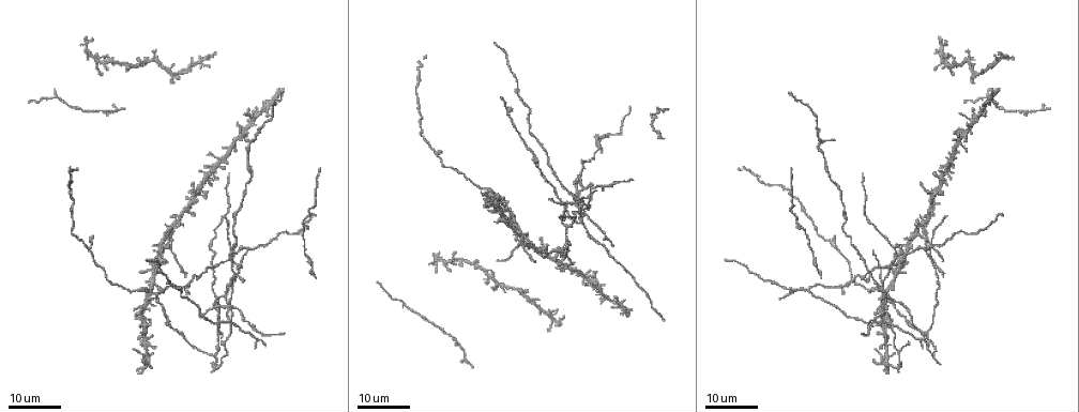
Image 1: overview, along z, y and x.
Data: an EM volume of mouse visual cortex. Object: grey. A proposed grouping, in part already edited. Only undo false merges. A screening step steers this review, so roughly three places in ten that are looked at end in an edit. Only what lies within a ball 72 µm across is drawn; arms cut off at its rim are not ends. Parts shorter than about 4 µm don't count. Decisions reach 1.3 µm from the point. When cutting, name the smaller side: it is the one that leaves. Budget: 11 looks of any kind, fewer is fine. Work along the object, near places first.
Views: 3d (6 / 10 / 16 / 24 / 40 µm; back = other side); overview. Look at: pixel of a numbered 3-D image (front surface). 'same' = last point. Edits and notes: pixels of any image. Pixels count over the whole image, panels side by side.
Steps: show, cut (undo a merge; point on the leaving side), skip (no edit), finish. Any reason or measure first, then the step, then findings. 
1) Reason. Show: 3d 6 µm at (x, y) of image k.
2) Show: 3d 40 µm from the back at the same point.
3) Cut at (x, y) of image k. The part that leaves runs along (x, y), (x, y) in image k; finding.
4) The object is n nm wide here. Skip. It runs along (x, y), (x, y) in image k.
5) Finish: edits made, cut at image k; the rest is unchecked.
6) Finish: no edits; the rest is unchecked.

Looks like a crossing. Show: 3d 16 µm at (879, 287) of image 1.

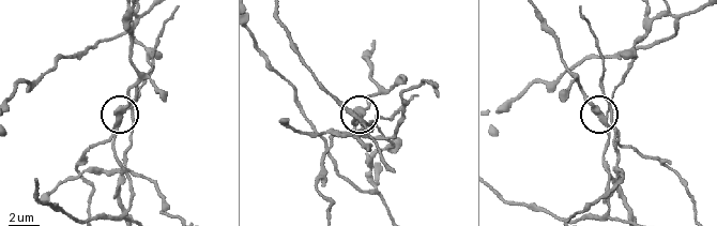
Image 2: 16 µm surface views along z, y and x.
Show: 3d 10 µm at (120, 115) of image 2.

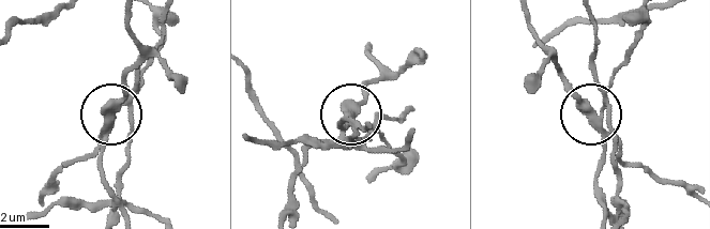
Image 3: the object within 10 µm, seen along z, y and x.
Cut at (129, 157) of image 3. Two neurons meet here.

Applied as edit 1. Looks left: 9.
Show: overview.

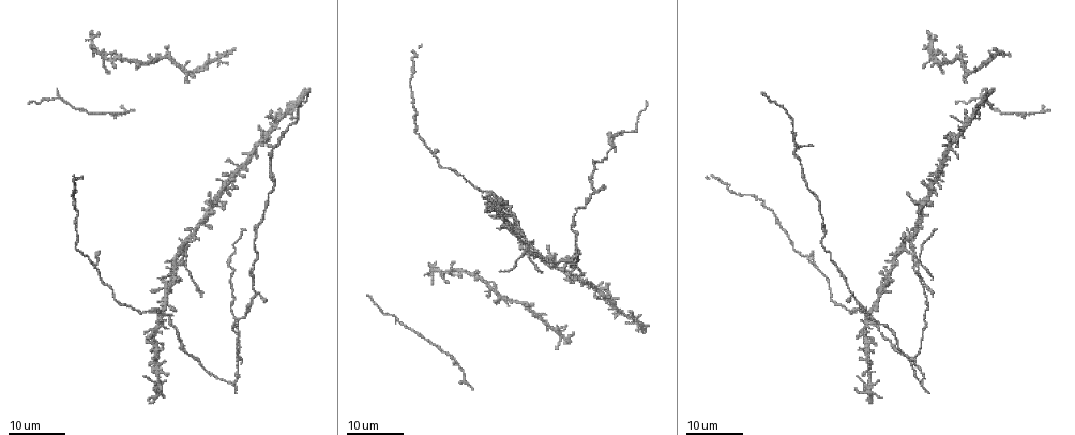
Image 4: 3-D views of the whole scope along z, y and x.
Four or more arms meet. Show: 3d 24 µm at (239, 359) of image 4.

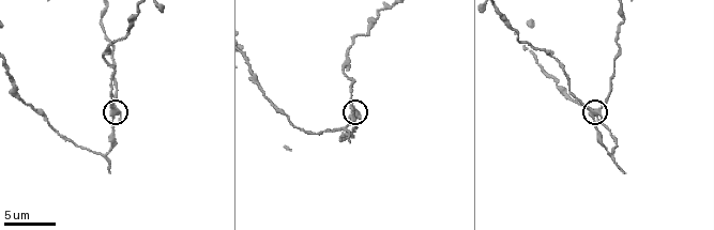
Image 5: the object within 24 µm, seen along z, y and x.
Show: 3d 10 µm at (595, 109) of image 5.

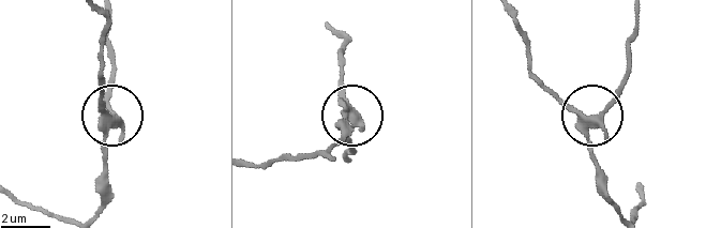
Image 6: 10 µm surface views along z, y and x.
Cut at (107, 96) of image 6. The part that leaves runs along (588, 119), (611, 101), (625, 76), (635, 15) in image 6; a second neuron is stuck on.

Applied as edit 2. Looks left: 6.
Show: overview.

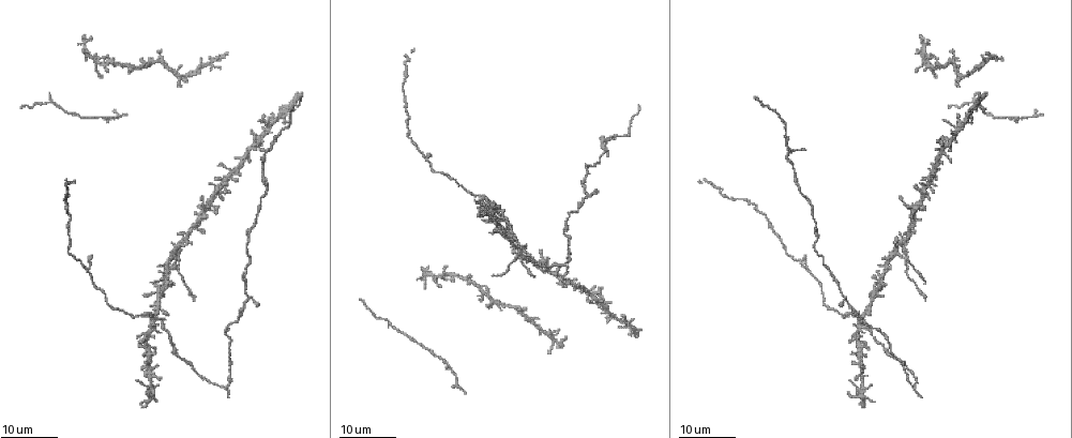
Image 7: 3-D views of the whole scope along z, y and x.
A fork. Show: 3d 16 µm at (903, 246) of image 7.

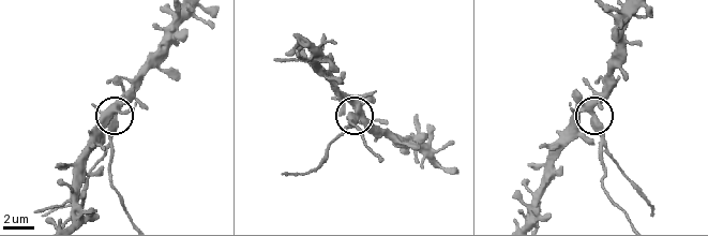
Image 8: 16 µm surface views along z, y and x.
Show: 3d 10 µm at (592, 111) of image 8.

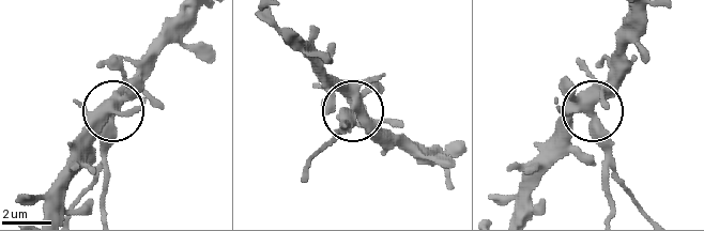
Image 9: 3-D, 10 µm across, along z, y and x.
The side arm is 12 µm long; 3 arms meet here. Cut at (107, 152) of image 9. A second neuron is stuck on.

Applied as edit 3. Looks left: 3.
Thick turns thin. Show: 3d 16 µm at (829, 271) of image 7.

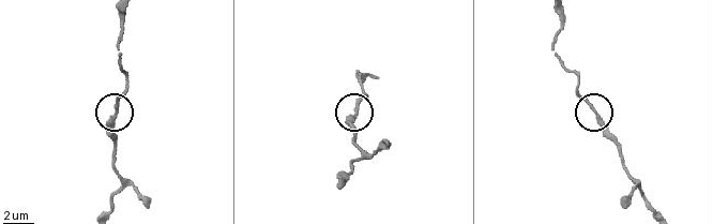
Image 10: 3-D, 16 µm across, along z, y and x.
Show: 3d 10 µm at (118, 108) of image 10.

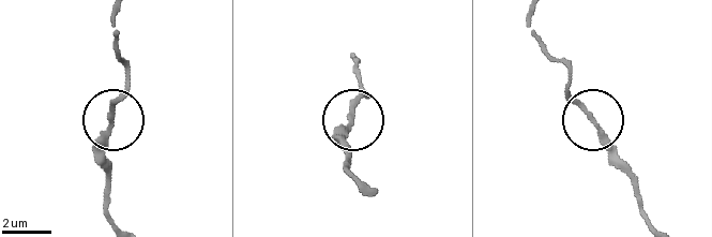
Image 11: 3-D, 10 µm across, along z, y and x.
The object is 210 nm wide here. Skip. It runs along (114, 222), (105, 203), (105, 148), (124, 63) in image 11; all the same neuron.

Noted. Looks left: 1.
Finish: edits made, cut at image 3, cut at image 6, cut at image 9; the rest is unchecked.

